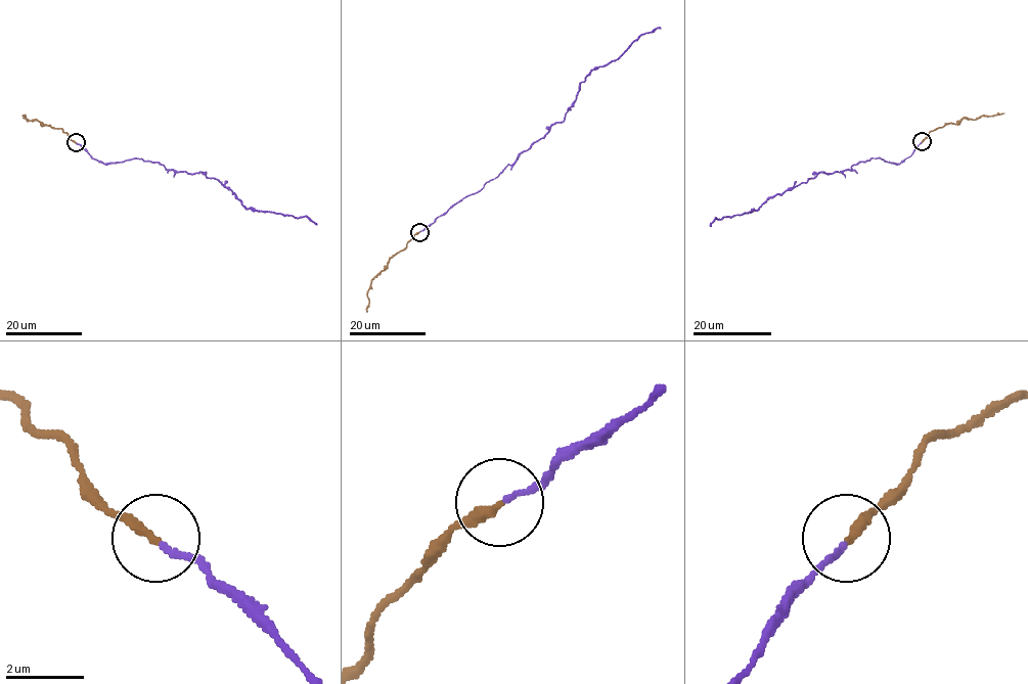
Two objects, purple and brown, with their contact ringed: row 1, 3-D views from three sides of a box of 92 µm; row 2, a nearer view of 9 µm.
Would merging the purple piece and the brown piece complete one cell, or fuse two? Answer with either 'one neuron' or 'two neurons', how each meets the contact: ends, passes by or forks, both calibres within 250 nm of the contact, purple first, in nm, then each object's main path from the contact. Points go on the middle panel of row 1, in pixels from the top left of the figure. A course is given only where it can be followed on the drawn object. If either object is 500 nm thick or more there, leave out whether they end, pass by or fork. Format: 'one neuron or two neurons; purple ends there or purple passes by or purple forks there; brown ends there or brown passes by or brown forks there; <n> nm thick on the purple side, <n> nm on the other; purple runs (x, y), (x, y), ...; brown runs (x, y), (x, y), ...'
one neuron; purple ends there; brown ends there; 130 nm thick on the purple side, 240 nm on the other; purple runs (419, 232), (479, 192), (550, 127), (562, 123), (591, 71), (616, 60), (638, 38), (661, 28); brown runs (419, 232), (371, 280), (367, 312)

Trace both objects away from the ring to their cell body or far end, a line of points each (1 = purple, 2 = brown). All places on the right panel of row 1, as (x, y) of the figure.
1: (922, 142), (900, 163), (873, 157), (851, 170), (818, 173), (755, 210), (715, 218), (711, 226)
2: (922, 141), (937, 128), (957, 124), (963, 119), (1004, 112)

